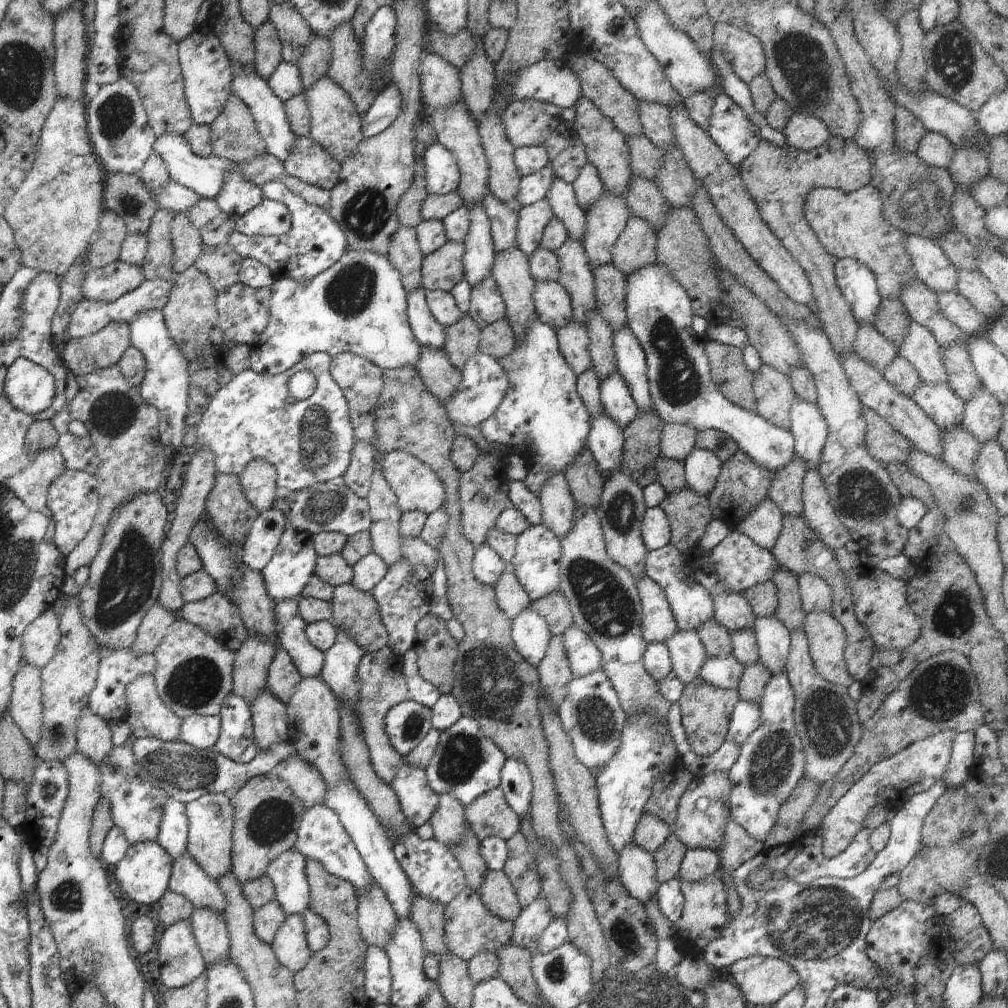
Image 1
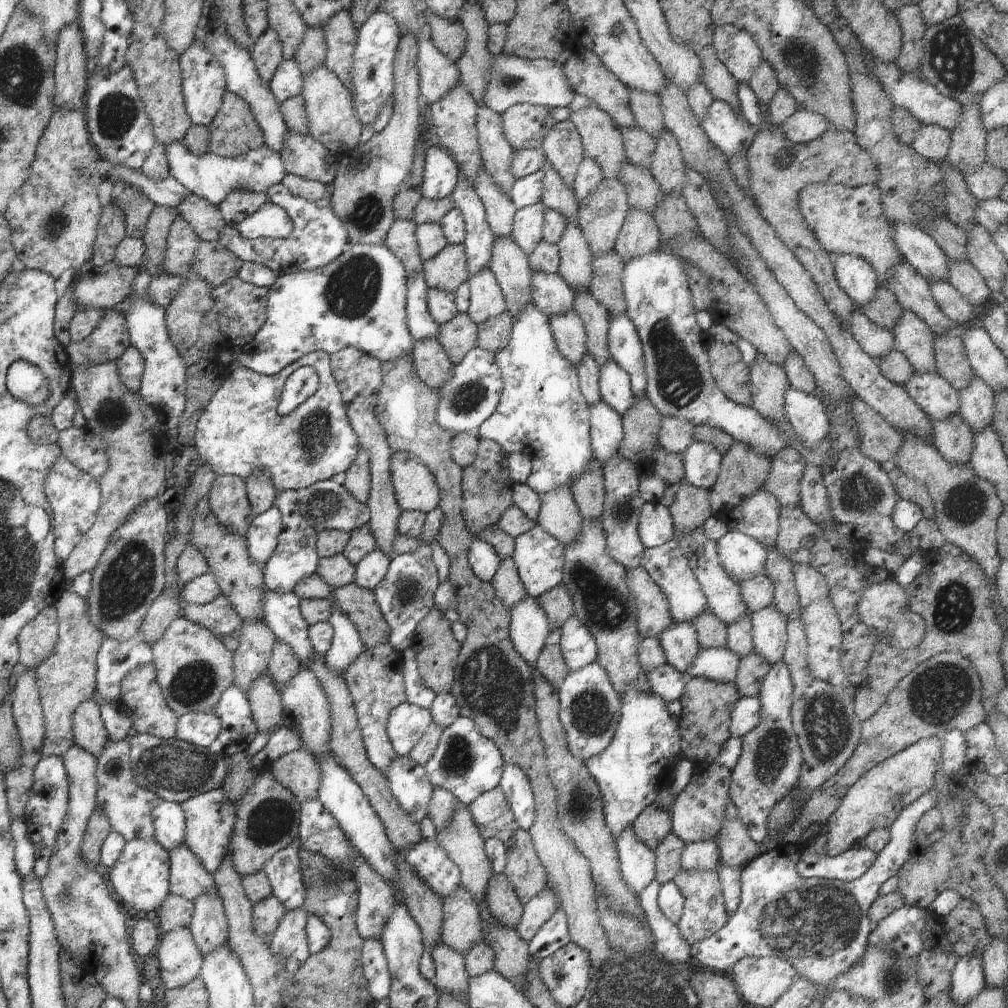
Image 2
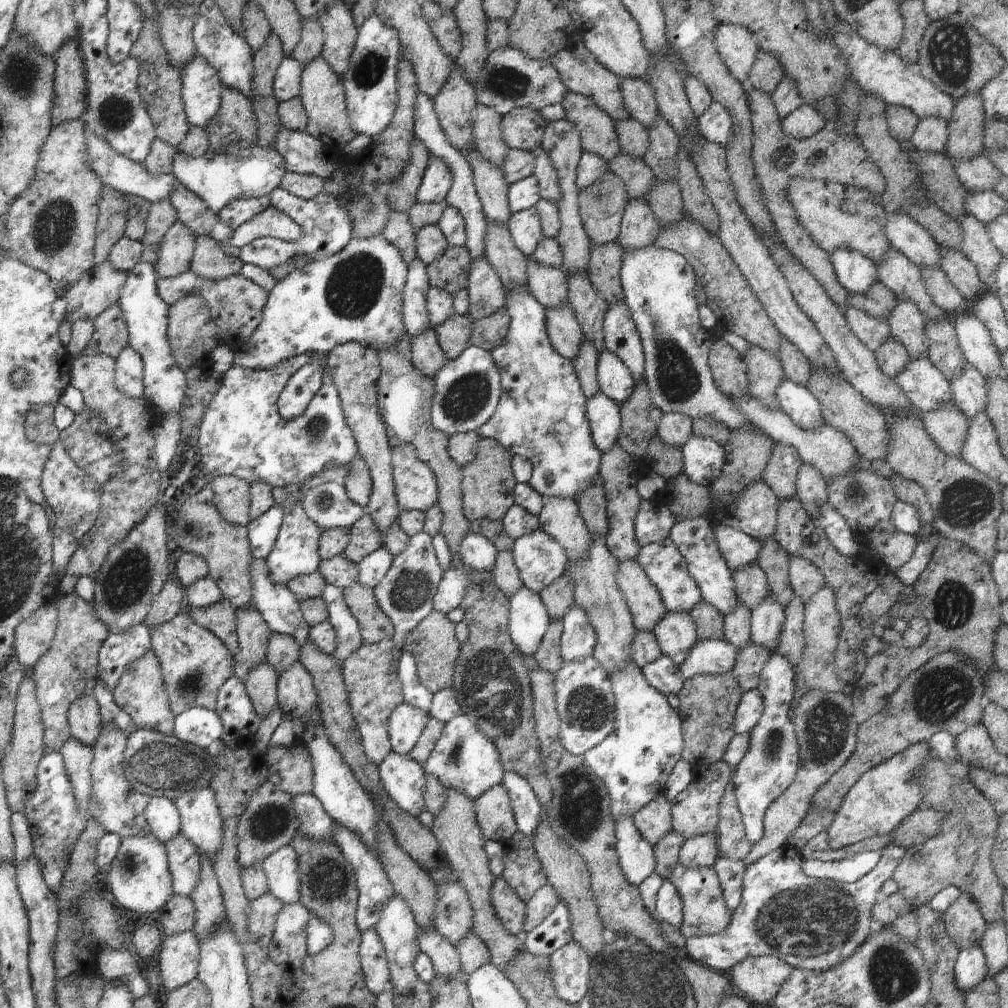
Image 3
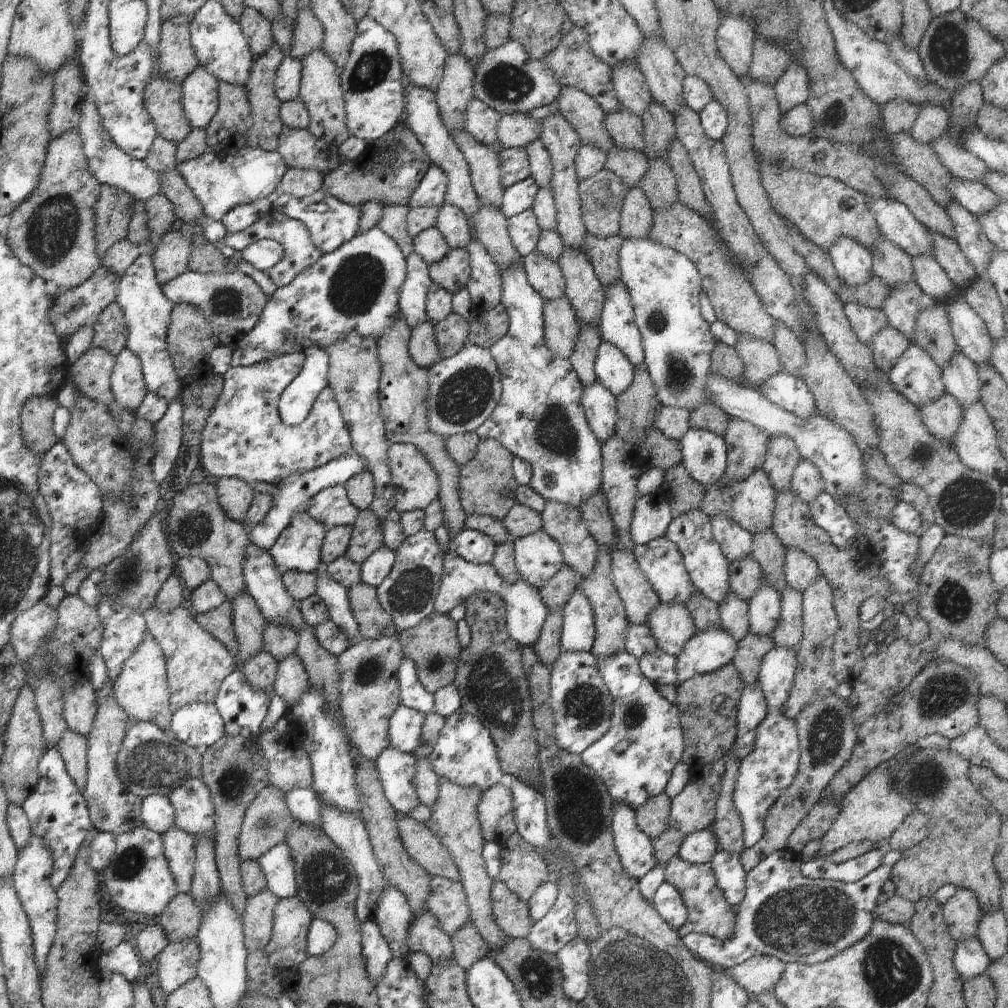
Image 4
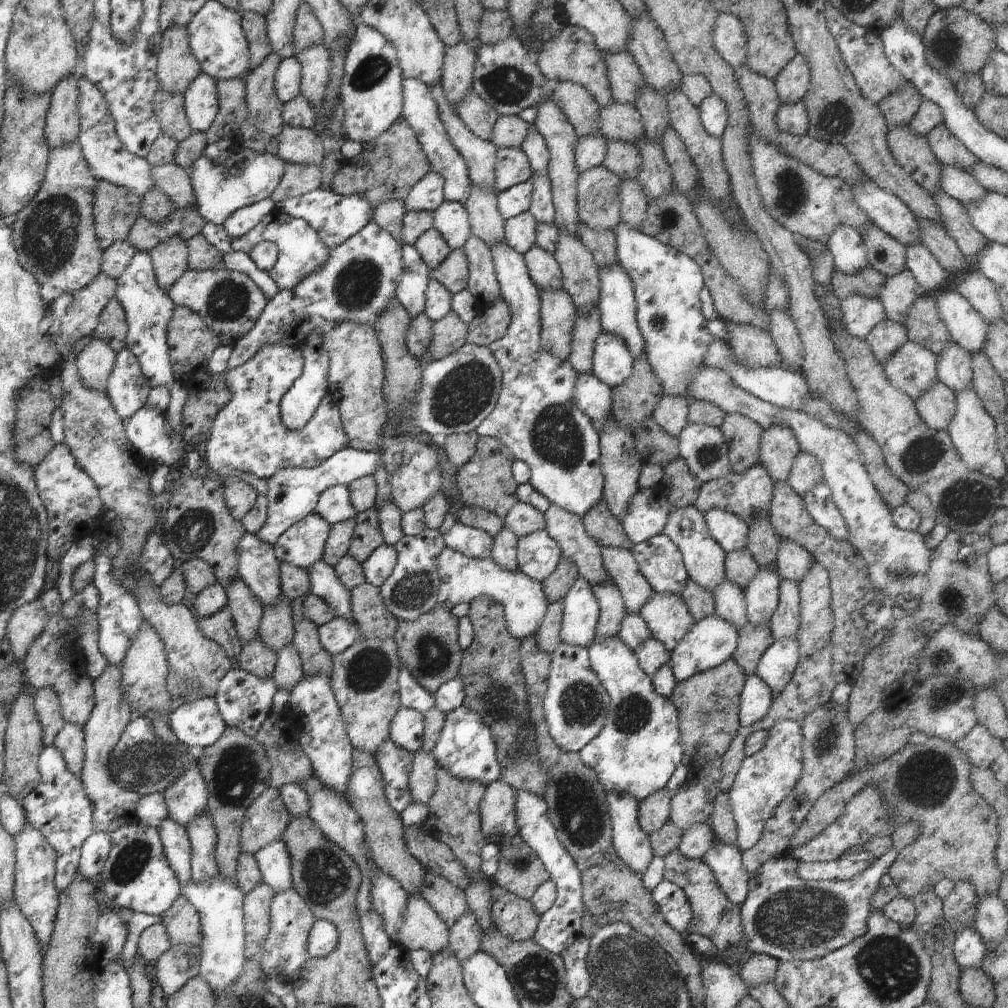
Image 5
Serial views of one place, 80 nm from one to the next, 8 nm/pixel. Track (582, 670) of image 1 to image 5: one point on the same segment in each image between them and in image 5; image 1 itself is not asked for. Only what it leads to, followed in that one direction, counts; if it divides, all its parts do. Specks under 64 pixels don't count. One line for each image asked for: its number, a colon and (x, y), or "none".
2: (578, 647)
3: (578, 639)
4: (578, 632)
5: (580, 608)

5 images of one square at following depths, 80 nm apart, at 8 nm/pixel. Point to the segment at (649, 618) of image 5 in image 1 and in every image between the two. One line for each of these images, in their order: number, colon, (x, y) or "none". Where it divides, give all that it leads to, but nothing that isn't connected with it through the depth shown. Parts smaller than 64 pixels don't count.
1: (687, 653)
2: (679, 641)
3: (676, 633)
4: (672, 626)

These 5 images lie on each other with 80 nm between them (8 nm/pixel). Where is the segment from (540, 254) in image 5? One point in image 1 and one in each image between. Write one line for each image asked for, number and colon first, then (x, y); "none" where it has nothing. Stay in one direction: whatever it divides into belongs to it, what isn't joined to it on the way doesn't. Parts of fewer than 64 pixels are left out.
1: (552, 302)
2: (549, 292)
3: (548, 285)
4: (545, 276)

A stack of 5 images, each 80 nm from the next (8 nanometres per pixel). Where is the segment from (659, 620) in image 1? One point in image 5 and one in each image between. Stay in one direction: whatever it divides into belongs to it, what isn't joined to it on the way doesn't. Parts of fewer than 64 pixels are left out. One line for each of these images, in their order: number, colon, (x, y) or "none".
2: (653, 617)
3: (644, 601)
4: (640, 599)
5: (622, 569)

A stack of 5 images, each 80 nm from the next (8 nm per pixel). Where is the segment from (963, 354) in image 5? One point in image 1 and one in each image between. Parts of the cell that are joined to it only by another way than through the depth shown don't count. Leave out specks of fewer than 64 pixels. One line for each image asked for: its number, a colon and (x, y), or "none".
1: (983, 415)
2: (976, 402)
3: (970, 391)
4: (961, 378)

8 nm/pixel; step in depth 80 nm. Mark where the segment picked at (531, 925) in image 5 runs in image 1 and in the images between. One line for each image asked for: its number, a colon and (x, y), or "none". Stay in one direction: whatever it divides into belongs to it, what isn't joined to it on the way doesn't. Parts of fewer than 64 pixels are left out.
1: (498, 895)
2: (502, 901)
3: (510, 909)
4: (511, 914)

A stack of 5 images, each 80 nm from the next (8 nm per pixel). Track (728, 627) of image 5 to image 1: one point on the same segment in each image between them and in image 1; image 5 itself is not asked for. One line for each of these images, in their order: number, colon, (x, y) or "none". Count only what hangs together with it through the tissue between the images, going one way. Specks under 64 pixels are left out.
1: (721, 672)
2: (720, 665)
3: (711, 656)
4: (707, 651)

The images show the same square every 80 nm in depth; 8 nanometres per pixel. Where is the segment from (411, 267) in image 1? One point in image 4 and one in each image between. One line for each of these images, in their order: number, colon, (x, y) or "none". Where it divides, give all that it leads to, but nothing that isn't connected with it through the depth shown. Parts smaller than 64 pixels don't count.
2: (401, 239)
3: (399, 231)
4: (393, 223)

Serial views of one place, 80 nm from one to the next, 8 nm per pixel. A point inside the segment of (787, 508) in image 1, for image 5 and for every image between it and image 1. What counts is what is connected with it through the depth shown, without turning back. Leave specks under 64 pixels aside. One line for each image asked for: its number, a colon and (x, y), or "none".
2: (783, 481)
3: (780, 474)
4: (782, 456)
5: (778, 448)

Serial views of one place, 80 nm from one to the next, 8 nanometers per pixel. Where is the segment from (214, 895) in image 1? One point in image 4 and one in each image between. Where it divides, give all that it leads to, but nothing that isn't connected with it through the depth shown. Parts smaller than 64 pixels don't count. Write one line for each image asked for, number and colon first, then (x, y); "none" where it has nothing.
2: (188, 878)
3: (184, 860)
4: (179, 847)

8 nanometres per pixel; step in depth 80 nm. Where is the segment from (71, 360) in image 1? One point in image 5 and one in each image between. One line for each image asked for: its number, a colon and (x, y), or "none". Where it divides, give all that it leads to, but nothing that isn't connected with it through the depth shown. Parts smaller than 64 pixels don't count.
2: (110, 339)
3: (110, 336)
4: (110, 332)
5: (112, 328)

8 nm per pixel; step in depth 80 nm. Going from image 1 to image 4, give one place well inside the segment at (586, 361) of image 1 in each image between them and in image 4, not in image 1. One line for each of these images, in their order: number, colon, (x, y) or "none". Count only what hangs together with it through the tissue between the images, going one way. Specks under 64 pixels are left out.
2: (568, 330)
3: (566, 336)
4: (561, 327)

